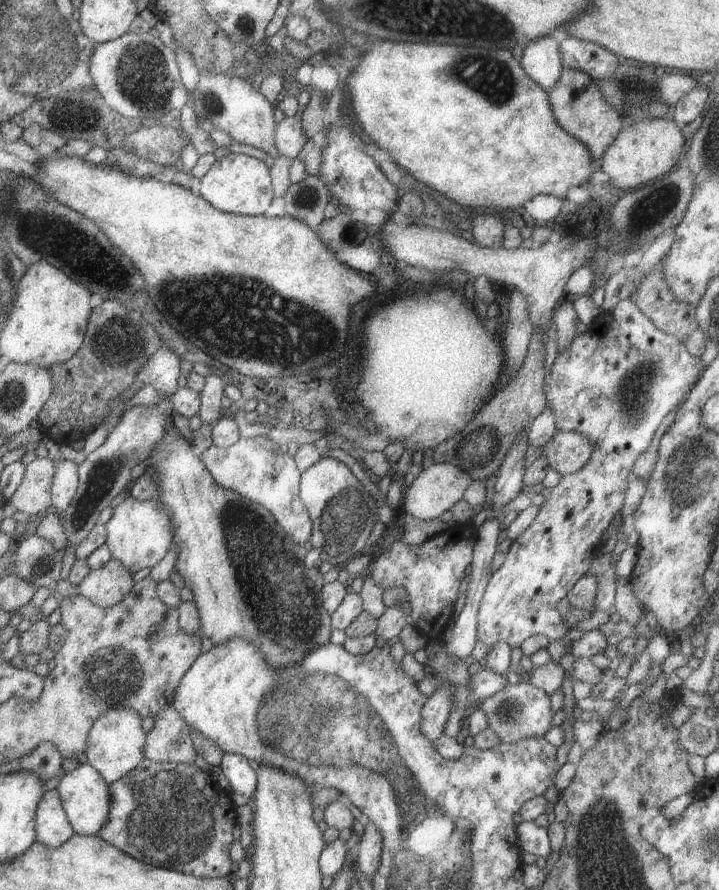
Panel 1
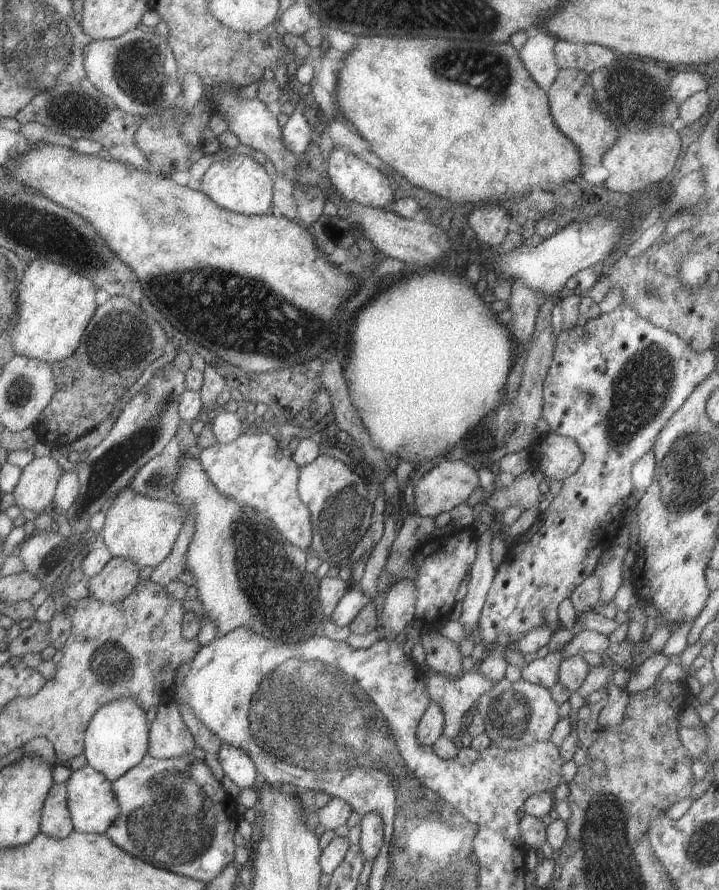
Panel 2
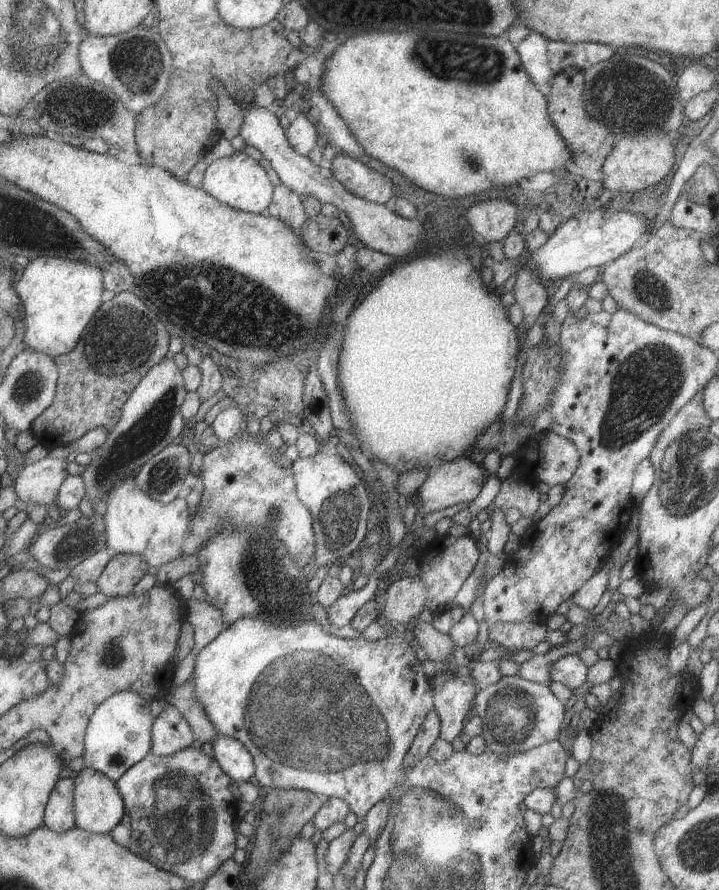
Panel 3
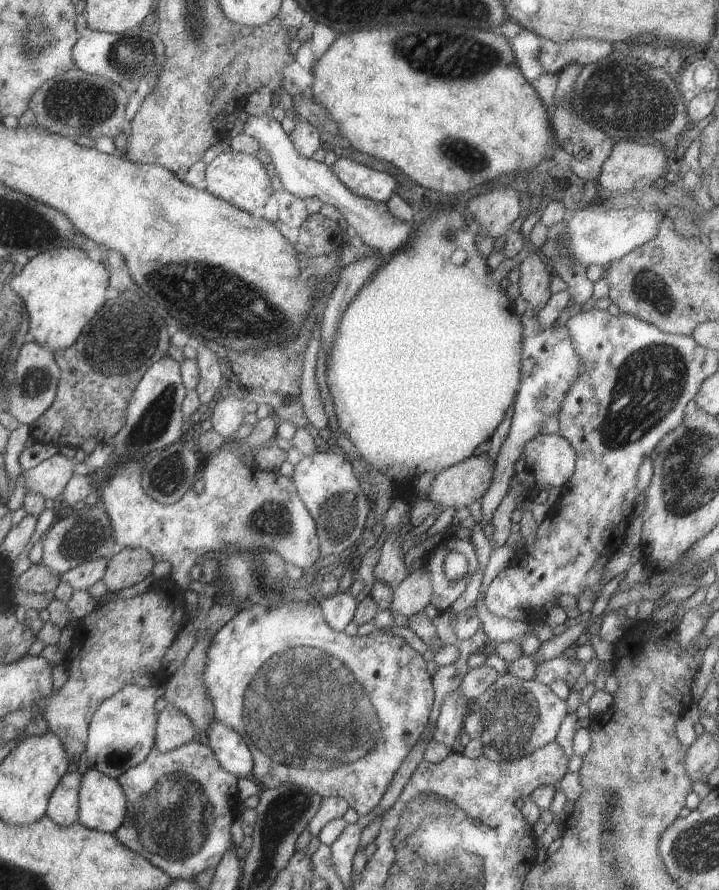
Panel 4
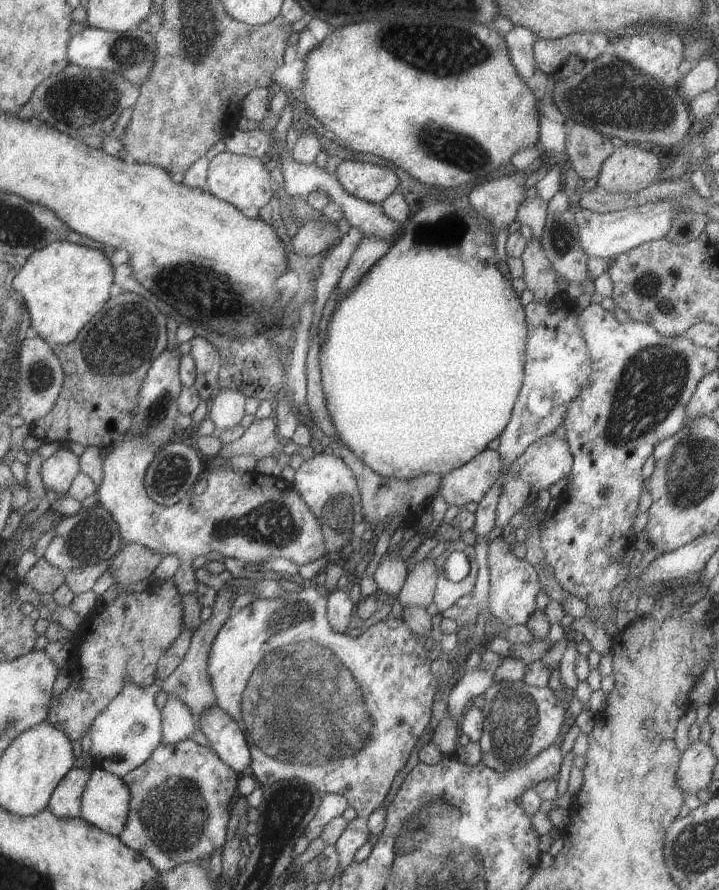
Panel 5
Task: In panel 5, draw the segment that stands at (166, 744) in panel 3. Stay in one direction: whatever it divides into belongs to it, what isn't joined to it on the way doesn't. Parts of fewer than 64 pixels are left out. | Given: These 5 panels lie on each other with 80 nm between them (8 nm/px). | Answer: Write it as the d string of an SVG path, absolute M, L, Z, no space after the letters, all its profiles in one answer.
M168 696L160 710L162 742L175 744L189 739L191 732L197 728L197 717L176 696Z

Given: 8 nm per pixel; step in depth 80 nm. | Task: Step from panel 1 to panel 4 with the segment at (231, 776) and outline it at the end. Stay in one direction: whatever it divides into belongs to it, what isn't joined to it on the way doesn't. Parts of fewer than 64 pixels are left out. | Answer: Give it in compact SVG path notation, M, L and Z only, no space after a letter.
M213 718L204 733L214 758L227 772L234 774L238 779L251 775L252 756L236 730Z

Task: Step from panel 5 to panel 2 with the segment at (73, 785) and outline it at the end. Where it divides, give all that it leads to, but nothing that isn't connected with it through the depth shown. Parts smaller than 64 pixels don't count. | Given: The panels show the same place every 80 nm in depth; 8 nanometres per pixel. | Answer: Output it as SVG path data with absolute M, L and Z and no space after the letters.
M65 782L53 784L41 808L39 832L61 840L73 831L65 796Z

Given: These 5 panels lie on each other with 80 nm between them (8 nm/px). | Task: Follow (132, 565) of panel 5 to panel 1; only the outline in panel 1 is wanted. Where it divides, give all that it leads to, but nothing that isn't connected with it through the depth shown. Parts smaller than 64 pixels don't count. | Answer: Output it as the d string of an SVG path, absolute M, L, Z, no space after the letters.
M110 559L98 570L90 570L77 584L77 596L87 598L95 606L107 608L121 602L133 584L129 570L121 562Z

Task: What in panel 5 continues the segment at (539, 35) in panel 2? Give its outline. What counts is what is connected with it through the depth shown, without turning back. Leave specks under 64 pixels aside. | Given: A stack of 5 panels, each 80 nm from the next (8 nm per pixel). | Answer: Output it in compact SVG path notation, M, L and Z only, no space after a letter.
M515 26L502 35L505 41L510 63L526 81L531 80L534 68L533 43L537 37L527 28Z

